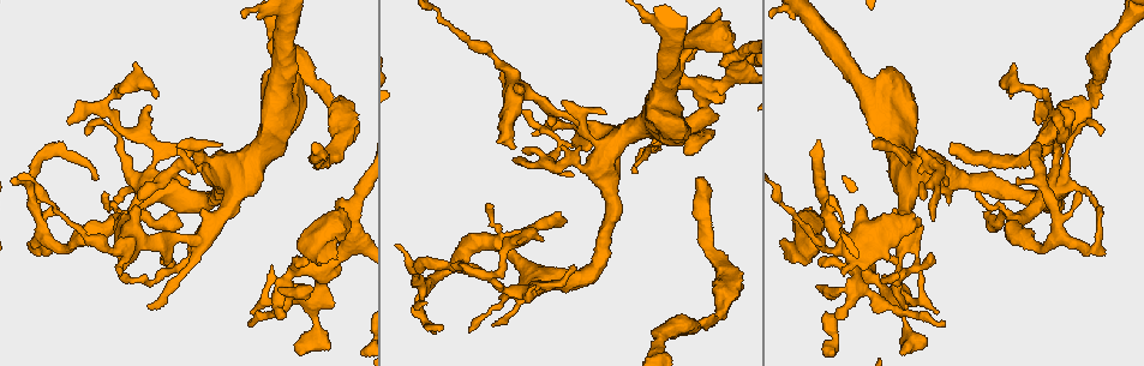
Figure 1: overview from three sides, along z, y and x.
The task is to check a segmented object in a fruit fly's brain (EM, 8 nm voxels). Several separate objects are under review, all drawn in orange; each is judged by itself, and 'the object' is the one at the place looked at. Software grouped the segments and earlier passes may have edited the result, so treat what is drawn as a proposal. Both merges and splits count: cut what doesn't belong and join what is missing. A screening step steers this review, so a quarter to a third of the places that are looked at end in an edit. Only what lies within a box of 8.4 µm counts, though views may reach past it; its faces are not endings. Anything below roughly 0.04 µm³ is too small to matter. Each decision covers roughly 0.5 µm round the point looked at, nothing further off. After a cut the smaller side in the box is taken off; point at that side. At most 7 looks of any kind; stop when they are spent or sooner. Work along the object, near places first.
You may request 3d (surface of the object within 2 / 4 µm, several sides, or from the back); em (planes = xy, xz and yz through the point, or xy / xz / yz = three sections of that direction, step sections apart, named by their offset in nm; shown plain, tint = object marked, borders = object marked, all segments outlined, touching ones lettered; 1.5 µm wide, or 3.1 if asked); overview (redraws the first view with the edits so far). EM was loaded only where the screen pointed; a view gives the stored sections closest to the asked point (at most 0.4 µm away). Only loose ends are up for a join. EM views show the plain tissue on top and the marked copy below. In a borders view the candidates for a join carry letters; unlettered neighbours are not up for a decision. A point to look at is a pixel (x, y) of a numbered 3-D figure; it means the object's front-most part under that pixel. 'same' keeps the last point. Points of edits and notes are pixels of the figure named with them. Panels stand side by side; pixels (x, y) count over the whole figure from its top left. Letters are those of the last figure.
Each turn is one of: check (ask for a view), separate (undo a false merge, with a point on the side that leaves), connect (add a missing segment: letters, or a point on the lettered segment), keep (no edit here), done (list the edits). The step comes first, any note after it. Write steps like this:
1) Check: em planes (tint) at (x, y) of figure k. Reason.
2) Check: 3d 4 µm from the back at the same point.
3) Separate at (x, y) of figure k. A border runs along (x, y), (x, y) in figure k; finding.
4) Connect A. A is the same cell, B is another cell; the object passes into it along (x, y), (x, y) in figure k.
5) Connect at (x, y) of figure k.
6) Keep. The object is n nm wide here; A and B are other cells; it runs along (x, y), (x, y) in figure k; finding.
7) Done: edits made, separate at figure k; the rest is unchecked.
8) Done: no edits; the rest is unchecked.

Check: 3d 2 µm from the back at (815, 287) of figure 1. An open end.

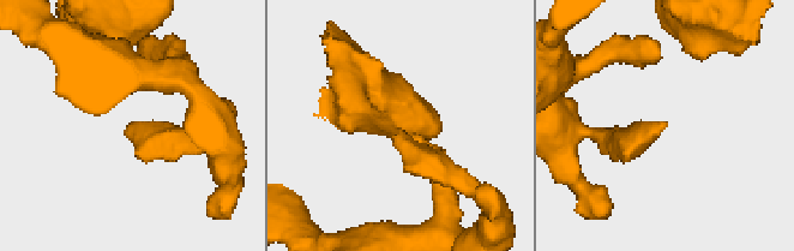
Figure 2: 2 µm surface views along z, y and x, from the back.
Check: em planes (borders) at (131, 121) of figure 2. Now the EM.

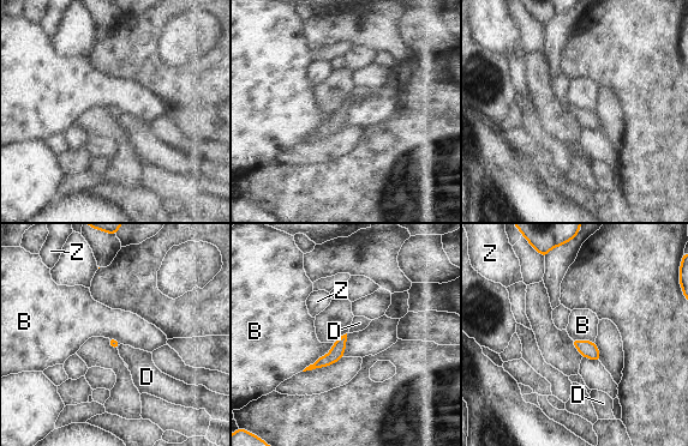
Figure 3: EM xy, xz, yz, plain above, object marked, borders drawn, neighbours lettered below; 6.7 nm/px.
Keep. B, D and Z are other cells; it runs along (344, 338), (327, 360), (315, 366) in figure 3; none of them fits.

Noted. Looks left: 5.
Check: em xy step 4 (tint) at (495, 59) of figure 1. Thick turns thin.

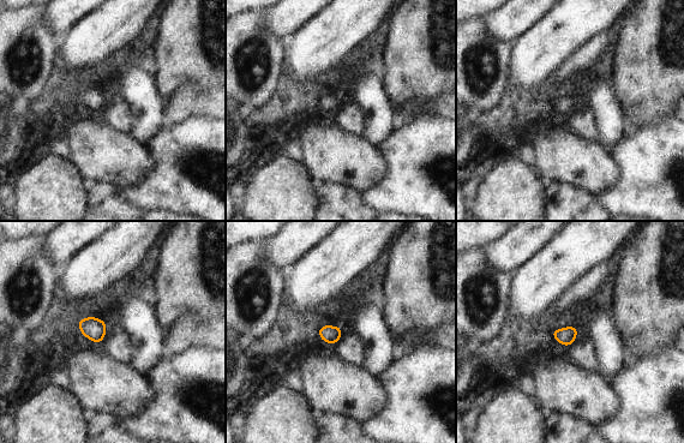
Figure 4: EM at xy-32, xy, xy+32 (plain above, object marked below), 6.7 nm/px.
Check: em planes (borders) at the same point.

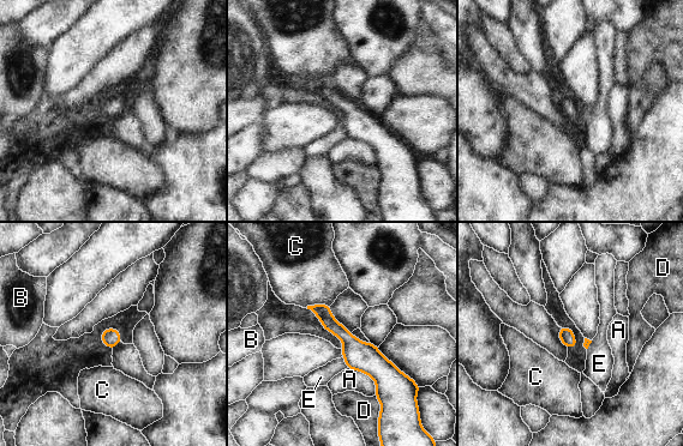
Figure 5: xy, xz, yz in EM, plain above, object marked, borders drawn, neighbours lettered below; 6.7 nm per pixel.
Keep. A, B, C, D and E are other cells; a border runs along (342, 357), (347, 367) in figure 5; continuous, no second cell.

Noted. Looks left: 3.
Check: 3d 2 µm at (1092, 98) of figure 1. A narrow waist.

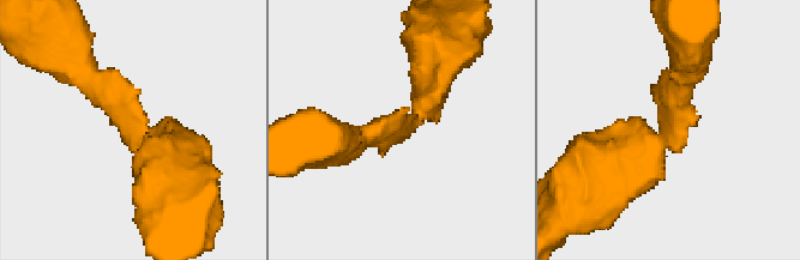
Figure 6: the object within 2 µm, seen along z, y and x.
Check: em planes (borders) at (665, 123) of figure 6. The arms are 280, 500 nm wide.

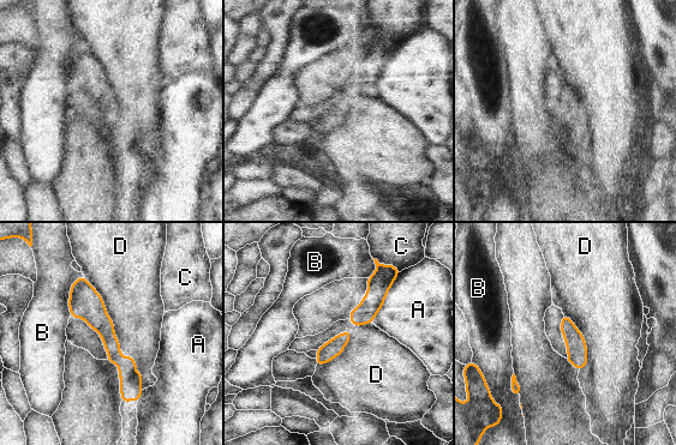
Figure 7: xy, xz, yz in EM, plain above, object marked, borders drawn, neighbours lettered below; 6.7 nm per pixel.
Keep. The object is 120 nm wide here; the longest contact is with D, 850 nm; A, B, C and D are other cells; all the same cell.

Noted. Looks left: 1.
Done: no edits; the rest is unchecked.

